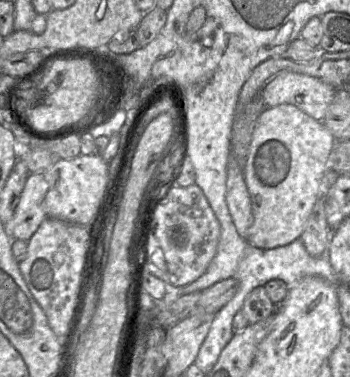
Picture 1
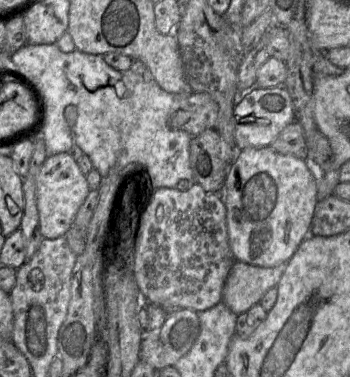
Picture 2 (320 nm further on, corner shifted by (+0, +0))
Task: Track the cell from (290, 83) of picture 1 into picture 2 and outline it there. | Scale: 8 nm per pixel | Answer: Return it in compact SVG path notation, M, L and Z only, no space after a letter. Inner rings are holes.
M283 85L272 88L253 87L241 95L239 92L234 116L234 138L237 151L270 146L289 124L295 122L292 99Z

